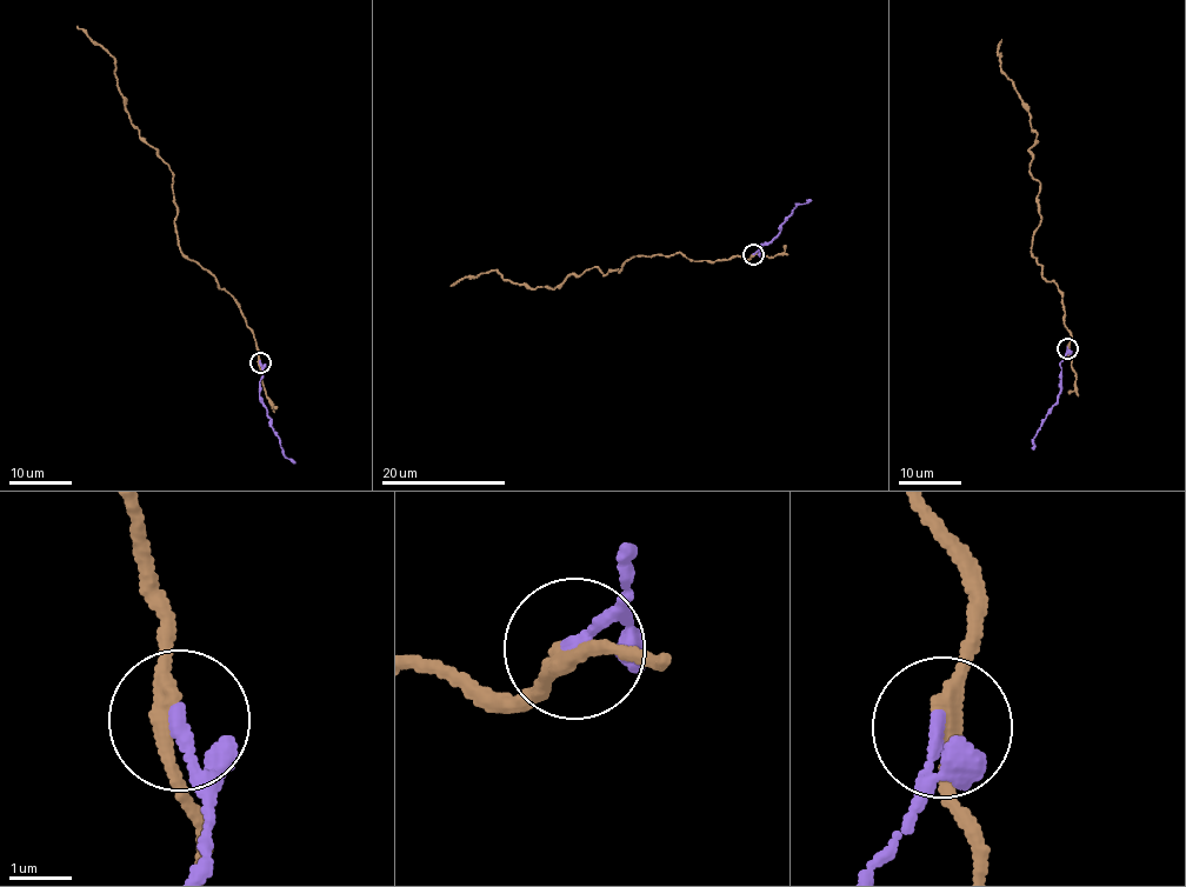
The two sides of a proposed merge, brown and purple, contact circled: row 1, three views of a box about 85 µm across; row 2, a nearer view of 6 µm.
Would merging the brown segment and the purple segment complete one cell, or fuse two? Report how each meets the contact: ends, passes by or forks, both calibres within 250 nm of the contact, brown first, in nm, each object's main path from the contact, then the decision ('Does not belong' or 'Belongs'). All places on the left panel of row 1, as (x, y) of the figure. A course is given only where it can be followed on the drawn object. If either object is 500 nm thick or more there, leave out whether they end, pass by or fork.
At the ring brown passes by. At the ring purple ends. Thickness 280 nm (brown) against 200 nm. Course of brown: (259, 362), (258, 347), (240, 306), (179, 246), (171, 169), (138, 135), (118, 85), (114, 59), (77, 25). Course of purple: (259, 362), (262, 375), (259, 400), (267, 409), (282, 454), (295, 461). Does not belong

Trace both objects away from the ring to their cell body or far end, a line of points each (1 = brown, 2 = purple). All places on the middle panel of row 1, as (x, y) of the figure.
1: (753, 254), (634, 255), (620, 271), (603, 275), (594, 267), (554, 288), (527, 287), (494, 271), (450, 287)
2: (753, 254), (759, 245), (779, 233), (798, 205), (811, 199)

